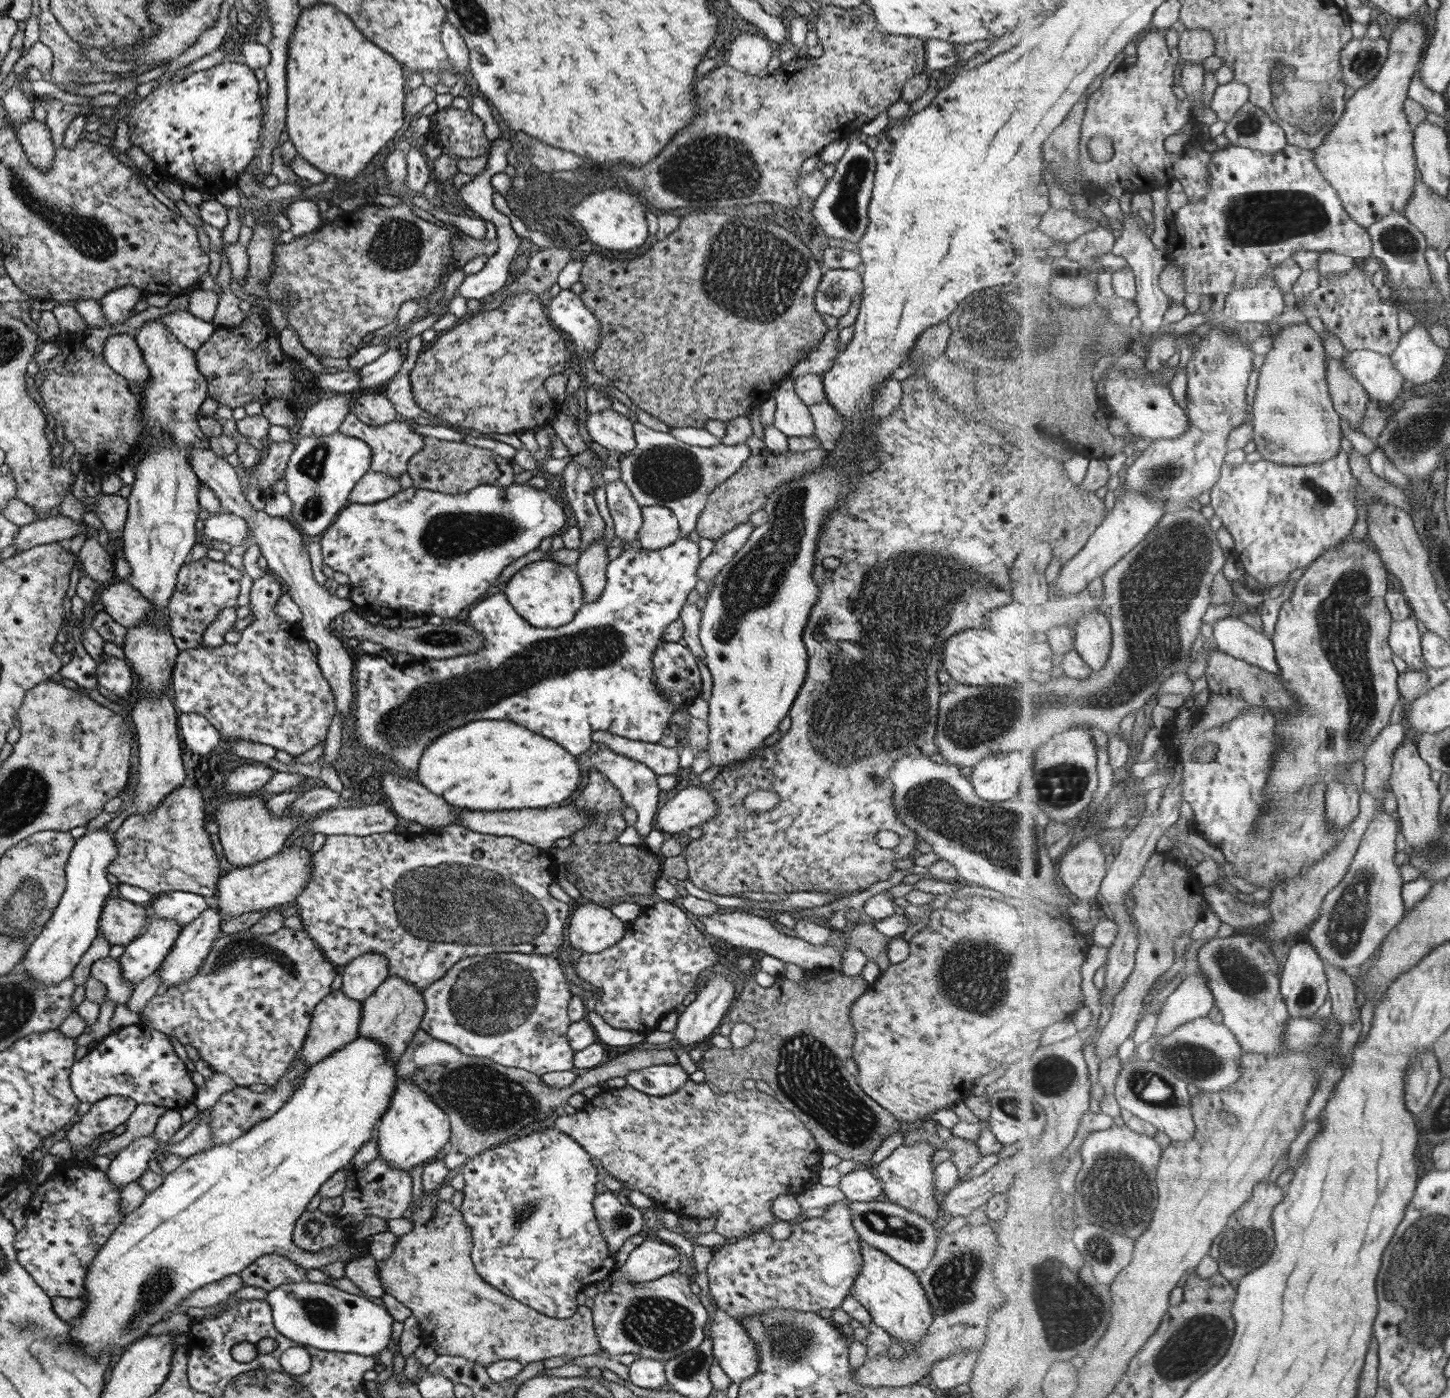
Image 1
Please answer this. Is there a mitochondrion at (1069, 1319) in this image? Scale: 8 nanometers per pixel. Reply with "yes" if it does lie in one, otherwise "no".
yes

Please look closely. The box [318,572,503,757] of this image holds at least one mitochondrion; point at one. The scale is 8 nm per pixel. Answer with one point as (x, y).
(445, 638)

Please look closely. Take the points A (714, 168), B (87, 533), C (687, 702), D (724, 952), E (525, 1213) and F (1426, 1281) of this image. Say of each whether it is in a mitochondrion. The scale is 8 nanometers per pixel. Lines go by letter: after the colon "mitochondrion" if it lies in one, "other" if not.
A: mitochondrion
B: other
C: other
D: other
E: mitochondrion
F: mitochondrion

